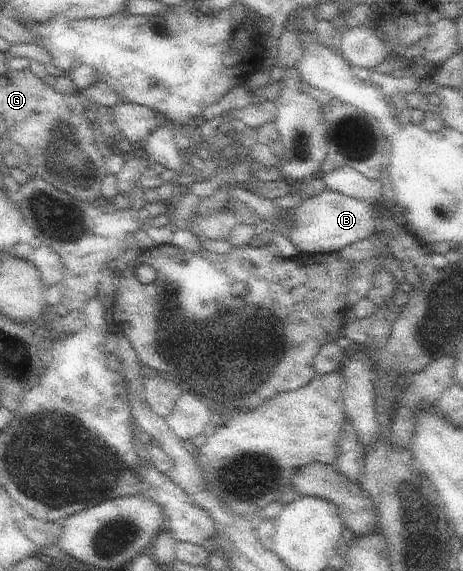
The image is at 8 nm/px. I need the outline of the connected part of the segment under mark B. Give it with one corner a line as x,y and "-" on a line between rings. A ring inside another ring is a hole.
327,189
304,199
298,208
290,209
284,214
285,223
290,230
288,238
304,254
340,253
347,246
354,246
358,241
368,239
376,233
376,210
378,207
374,204

